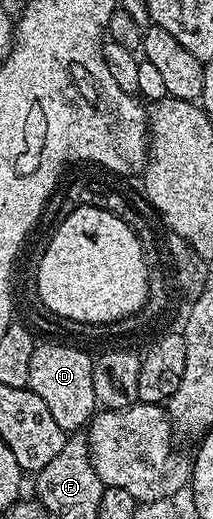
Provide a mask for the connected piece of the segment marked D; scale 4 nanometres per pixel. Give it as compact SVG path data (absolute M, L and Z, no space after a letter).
M50 341L47 345L35 344L32 351L32 364L28 366L28 387L40 395L40 399L44 399L52 419L56 419L58 426L67 435L89 426L90 418L96 412L98 400L96 387L92 387L93 366L94 357L74 345L57 345Z

